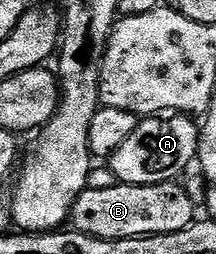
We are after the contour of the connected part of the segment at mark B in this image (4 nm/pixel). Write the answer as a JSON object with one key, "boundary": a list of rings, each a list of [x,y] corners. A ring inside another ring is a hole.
{"boundary":[[[178,181],[162,182],[152,186],[124,186],[84,190],[73,204],[70,225],[80,234],[94,238],[144,238],[146,234],[181,232],[189,223],[196,221],[195,206],[191,198],[179,187]]]}

